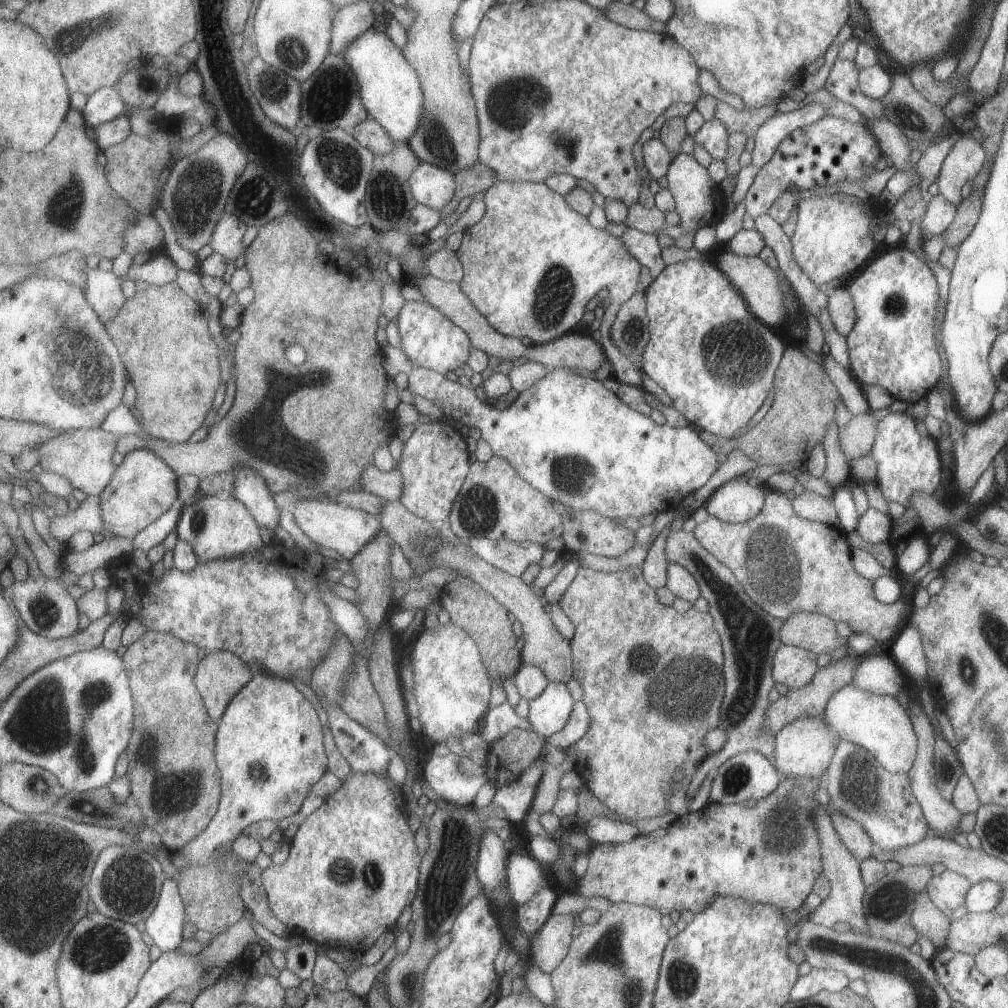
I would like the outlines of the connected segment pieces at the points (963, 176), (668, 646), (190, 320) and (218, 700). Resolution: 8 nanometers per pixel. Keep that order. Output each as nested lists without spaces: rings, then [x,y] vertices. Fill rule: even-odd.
[[[970,132],[962,133],[960,140],[952,146],[950,153],[943,162],[936,182],[944,196],[952,205],[963,202],[961,189],[964,184],[973,182],[980,172],[987,156],[982,144],[976,142]]]
[[[581,567],[576,581],[560,603],[564,612],[575,624],[576,634],[573,638],[573,658],[575,660],[575,679],[578,680],[584,695],[581,702],[587,707],[590,725],[583,738],[574,748],[579,755],[577,771],[581,781],[594,793],[594,796],[612,813],[625,816],[627,819],[645,819],[662,816],[668,813],[667,794],[674,785],[680,783],[688,789],[697,765],[704,761],[710,752],[704,747],[703,737],[706,732],[719,727],[720,706],[725,696],[725,681],[723,678],[723,647],[720,636],[716,633],[713,617],[708,613],[700,612],[692,606],[687,612],[680,613],[673,607],[666,607],[658,601],[655,590],[644,580],[640,567],[631,567],[627,570],[612,573],[594,571]]]
[[[138,281],[137,294],[129,300],[110,326],[110,334],[124,354],[124,362],[134,376],[140,392],[138,412],[145,433],[174,443],[188,443],[192,436],[206,424],[208,414],[214,408],[218,388],[222,384],[221,344],[211,332],[211,320],[207,312],[178,282],[157,286]]]
[[[231,651],[204,652],[197,683],[210,715],[220,722],[234,698],[254,678],[252,668],[238,654]]]

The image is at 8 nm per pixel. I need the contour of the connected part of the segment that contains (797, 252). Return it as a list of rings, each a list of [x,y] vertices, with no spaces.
[[[844,193],[831,196],[808,194],[800,201],[798,224],[791,238],[792,255],[797,266],[816,287],[833,285],[840,277],[860,270],[878,247],[870,228],[872,218],[878,219],[880,211],[871,209],[878,214],[871,217],[869,206],[865,206],[863,201]]]

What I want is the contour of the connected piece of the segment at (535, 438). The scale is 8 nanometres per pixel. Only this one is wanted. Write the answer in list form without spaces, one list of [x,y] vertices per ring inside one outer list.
[[[417,366],[415,373],[410,376],[409,388],[414,395],[420,395],[435,403],[441,411],[458,421],[460,424],[467,425],[469,428],[476,427],[483,433],[484,441],[487,441],[493,448],[493,452],[498,457],[507,459],[532,485],[543,491],[549,498],[554,501],[560,501],[566,508],[574,508],[586,511],[597,511],[607,518],[618,520],[624,518],[638,518],[648,515],[649,513],[662,513],[665,509],[676,510],[682,504],[689,501],[691,494],[699,490],[710,478],[716,473],[720,467],[718,462],[718,455],[714,450],[700,438],[696,429],[693,426],[686,426],[685,428],[673,428],[668,424],[659,426],[652,420],[650,415],[644,415],[627,406],[614,394],[604,386],[602,381],[598,379],[584,378],[576,372],[576,370],[566,366],[559,367],[548,371],[548,374],[529,390],[524,391],[515,403],[505,410],[500,410],[496,406],[491,405],[490,402],[482,402],[480,396],[476,394],[473,387],[466,387],[460,381],[452,382],[448,376],[441,374],[439,371],[428,369],[427,367]]]

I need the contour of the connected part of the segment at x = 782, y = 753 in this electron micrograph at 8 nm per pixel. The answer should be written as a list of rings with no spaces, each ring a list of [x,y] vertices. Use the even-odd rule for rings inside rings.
[[[824,716],[796,720],[775,734],[773,766],[782,778],[826,776],[841,737],[830,727]]]

